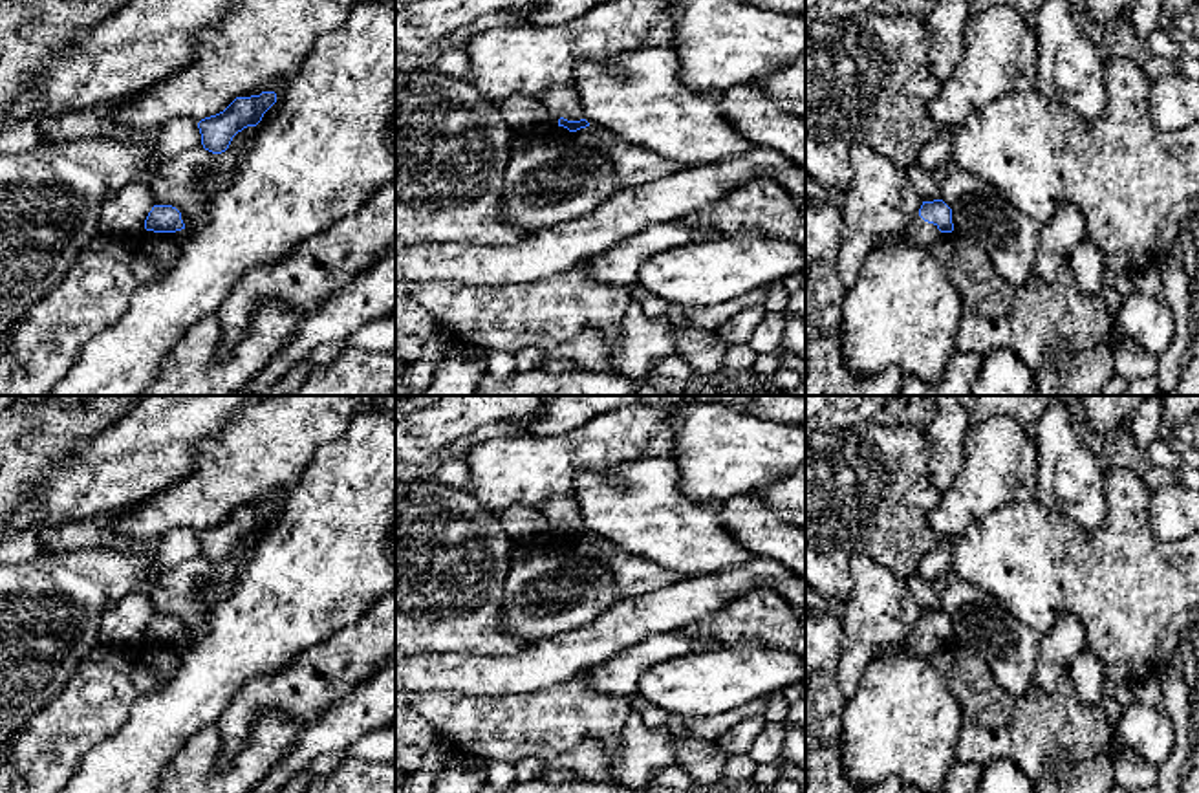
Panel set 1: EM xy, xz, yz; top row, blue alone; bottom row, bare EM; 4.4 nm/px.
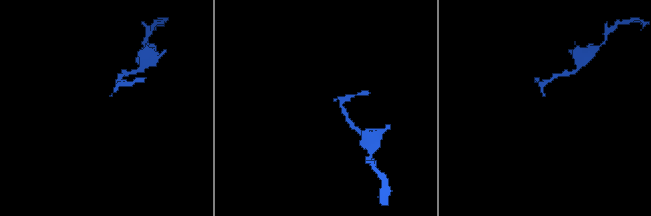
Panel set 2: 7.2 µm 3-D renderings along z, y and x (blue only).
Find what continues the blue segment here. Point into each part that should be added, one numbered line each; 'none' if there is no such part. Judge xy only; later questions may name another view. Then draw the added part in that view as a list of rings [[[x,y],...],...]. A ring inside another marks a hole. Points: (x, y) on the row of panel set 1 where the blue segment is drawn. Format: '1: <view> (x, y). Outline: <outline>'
none

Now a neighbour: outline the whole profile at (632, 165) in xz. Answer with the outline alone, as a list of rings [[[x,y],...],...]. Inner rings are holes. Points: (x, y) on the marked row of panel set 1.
[[[556,117],[556,123],[547,132],[542,132],[529,139],[549,139],[558,132],[577,136],[586,147],[597,150],[610,161],[621,187],[661,179],[663,176],[683,168],[683,165],[668,161],[654,152],[646,152],[624,141],[617,141],[610,136],[610,132],[599,130],[595,126],[569,132],[567,128],[558,125],[558,119],[560,117]]]

